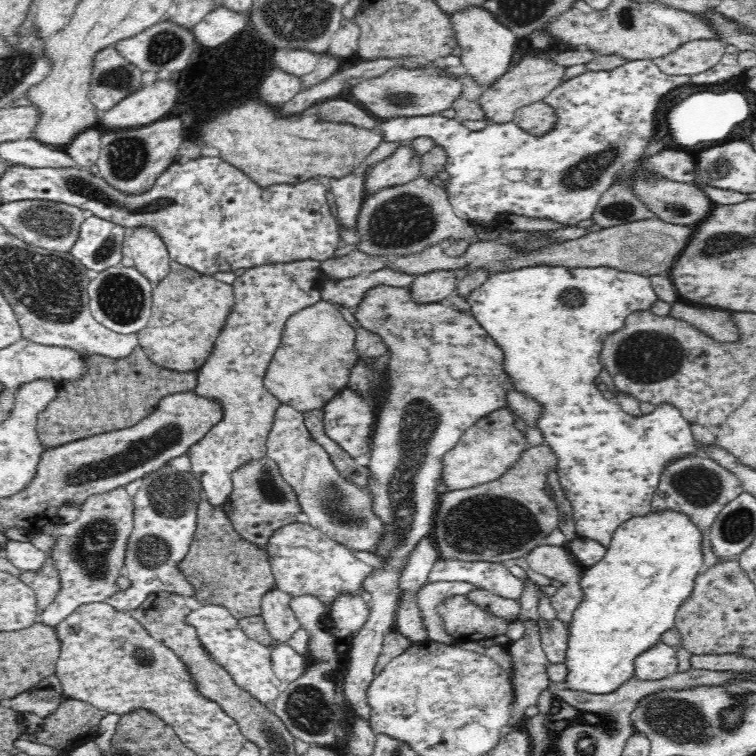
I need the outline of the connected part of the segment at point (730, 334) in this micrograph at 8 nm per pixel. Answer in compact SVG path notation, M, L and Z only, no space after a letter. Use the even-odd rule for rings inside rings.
M678 301L673 303L669 315L695 326L714 341L736 343L741 340L740 330L736 329L730 314L731 311L716 310L716 307L686 305Z

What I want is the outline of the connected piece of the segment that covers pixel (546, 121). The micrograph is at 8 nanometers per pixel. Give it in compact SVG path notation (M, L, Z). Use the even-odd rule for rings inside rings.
M536 102L516 111L513 121L520 130L544 137L556 125L556 111L548 103Z

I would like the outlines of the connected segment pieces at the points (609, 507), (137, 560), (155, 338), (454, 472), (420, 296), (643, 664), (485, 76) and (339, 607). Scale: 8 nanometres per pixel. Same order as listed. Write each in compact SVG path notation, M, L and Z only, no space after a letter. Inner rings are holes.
M548 265L525 266L519 269L508 269L504 272L492 273L486 279L486 282L484 282L482 286L475 288L466 299L471 306L470 312L476 317L476 321L484 327L484 330L492 335L492 338L494 338L494 340L500 344L500 348L504 350L504 362L502 362L504 363L504 371L508 373L510 381L514 383L515 390L519 393L534 397L534 400L540 402L540 405L544 405L544 413L540 414L540 418L536 420L536 427L538 427L543 434L543 442L550 445L552 452L556 453L556 472L561 488L565 496L569 498L572 506L573 521L578 536L592 539L592 541L604 546L610 545L610 538L612 538L613 535L612 532L614 532L622 522L626 522L626 520L632 518L632 516L647 515L648 512L652 510L652 506L650 506L652 494L654 494L656 486L659 485L658 476L662 474L664 464L669 464L670 461L674 462L678 459L688 458L690 455L700 454L699 448L695 445L696 440L690 428L691 424L684 419L683 414L675 406L668 403L660 403L654 407L654 410L650 414L632 416L626 414L616 400L610 398L608 393L600 391L594 383L594 380L596 380L597 375L603 368L599 361L600 352L602 352L602 346L604 346L603 340L607 338L610 333L615 333L617 330L620 330L624 326L625 318L630 313L639 310L649 310L650 306L658 300L649 277L606 266L596 268L568 268L565 266Z
M165 464L146 474L133 497L133 529L128 537L125 566L131 586L106 598L105 603L122 613L131 613L153 592L169 592L178 596L196 596L196 589L177 565L188 555L197 524L197 503L202 499L201 482L190 472L180 473Z
M171 261L170 274L153 287L148 324L137 332L139 346L152 362L170 370L197 371L214 351L227 316L235 303L233 285Z
M502 407L479 418L464 431L456 446L444 454L442 483L448 491L469 489L500 478L529 448L524 434L514 427L515 413L508 414L510 411Z
M435 270L419 274L410 286L412 299L418 303L446 302L446 296L456 291L456 274L450 270Z
M663 642L644 650L634 662L634 677L646 681L656 681L674 675L678 670L675 647Z
M466 6L464 10L451 14L450 18L461 48L461 64L476 85L486 89L509 72L517 36L507 26L481 6Z
M338 594L326 622L339 634L355 635L368 622L369 608L364 596Z

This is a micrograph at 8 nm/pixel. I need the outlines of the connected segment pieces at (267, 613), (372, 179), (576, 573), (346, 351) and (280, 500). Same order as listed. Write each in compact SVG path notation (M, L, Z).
M275 584L273 590L264 594L261 602L260 616L266 624L266 630L280 644L288 642L292 634L301 627L296 614L290 609L292 598L294 596L280 591Z
M410 144L401 145L387 159L370 168L364 190L366 195L370 195L394 185L406 184L421 174L421 156Z
M544 542L543 545L535 547L528 553L528 558L526 559L528 566L534 572L562 583L562 586L560 586L560 588L556 590L556 593L549 599L550 603L552 603L552 609L556 611L556 619L564 623L567 627L572 623L574 612L583 602L581 579L584 572L584 568L582 568L569 553L566 546L549 546Z
M320 299L296 311L286 321L280 344L264 374L266 390L302 414L324 408L347 386L349 370L357 362L355 338L354 327L328 301Z
M267 456L250 460L236 468L231 476L233 489L222 509L233 527L247 542L266 550L271 534L281 526L296 522L301 508L295 490L282 478L279 466Z

